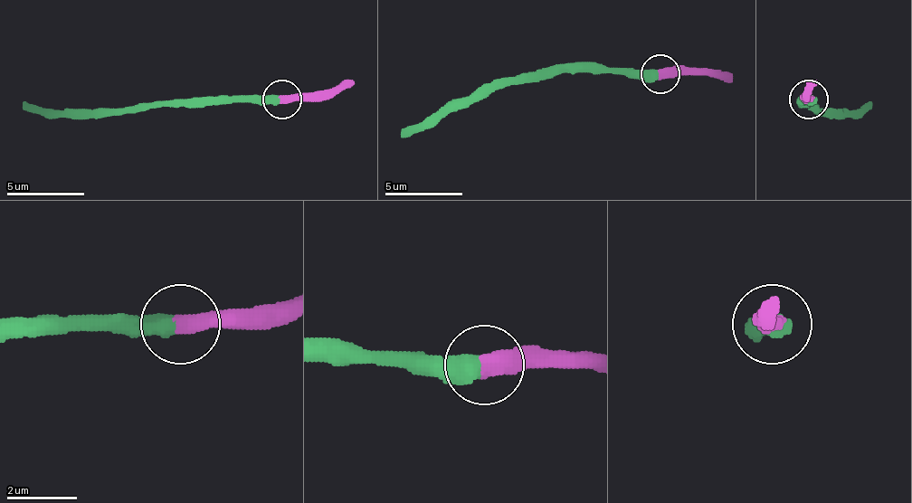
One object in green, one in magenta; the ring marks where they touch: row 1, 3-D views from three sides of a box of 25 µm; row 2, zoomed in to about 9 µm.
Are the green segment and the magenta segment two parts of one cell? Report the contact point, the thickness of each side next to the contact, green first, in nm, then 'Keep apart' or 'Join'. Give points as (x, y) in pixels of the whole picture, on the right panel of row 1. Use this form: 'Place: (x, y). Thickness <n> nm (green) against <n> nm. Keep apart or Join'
Place: (808, 99). Thickness 550 nm (green) against 550 nm. Keep apart

